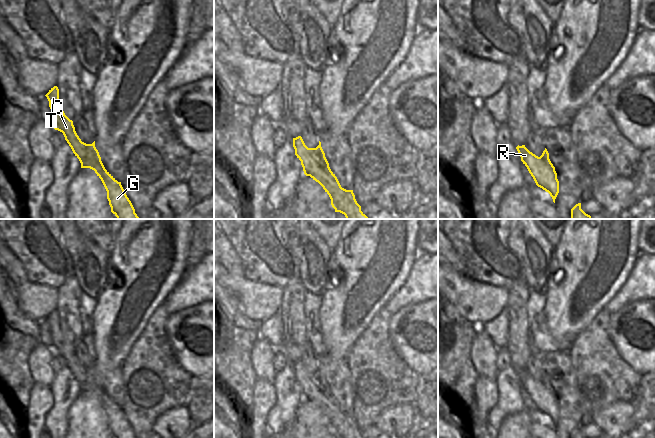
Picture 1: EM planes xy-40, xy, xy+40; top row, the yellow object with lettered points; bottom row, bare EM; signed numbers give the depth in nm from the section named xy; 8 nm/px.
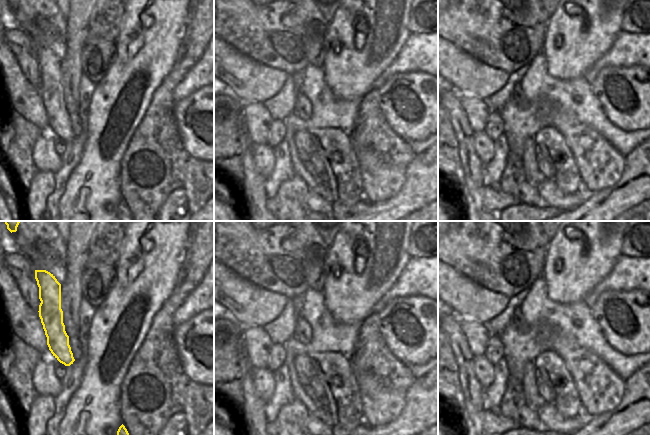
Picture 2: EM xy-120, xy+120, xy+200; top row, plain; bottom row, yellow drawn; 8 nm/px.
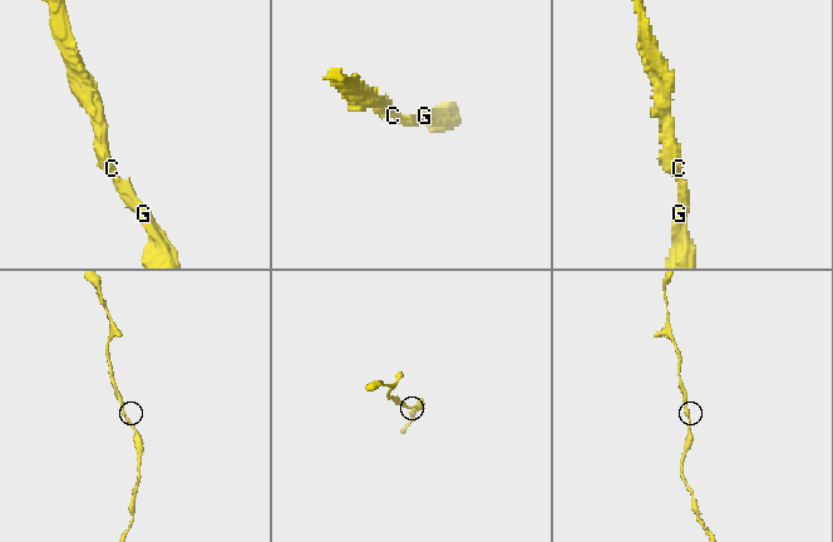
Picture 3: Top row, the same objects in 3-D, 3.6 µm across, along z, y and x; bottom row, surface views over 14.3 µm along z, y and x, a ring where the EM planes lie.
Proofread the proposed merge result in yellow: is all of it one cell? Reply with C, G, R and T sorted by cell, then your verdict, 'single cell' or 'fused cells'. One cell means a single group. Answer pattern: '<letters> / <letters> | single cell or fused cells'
C G R T | single cell

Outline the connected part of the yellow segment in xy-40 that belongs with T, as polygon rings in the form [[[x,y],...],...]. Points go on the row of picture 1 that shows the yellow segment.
[[[54,86],[45,95],[49,101],[52,122],[48,124],[63,133],[65,140],[71,147],[75,156],[81,163],[81,168],[90,168],[95,171],[101,179],[106,191],[107,199],[111,207],[111,212],[117,219],[139,219],[135,209],[127,197],[121,182],[118,182],[104,167],[98,150],[95,147],[95,141],[92,144],[86,144],[81,141],[75,131],[73,121],[64,113],[59,101],[59,89]]]

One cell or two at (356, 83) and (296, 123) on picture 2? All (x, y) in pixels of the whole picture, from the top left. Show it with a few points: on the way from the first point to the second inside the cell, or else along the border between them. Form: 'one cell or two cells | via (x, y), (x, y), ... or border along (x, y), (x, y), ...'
two cells | border along (325, 75), (328, 87), (338, 97), (359, 98)

